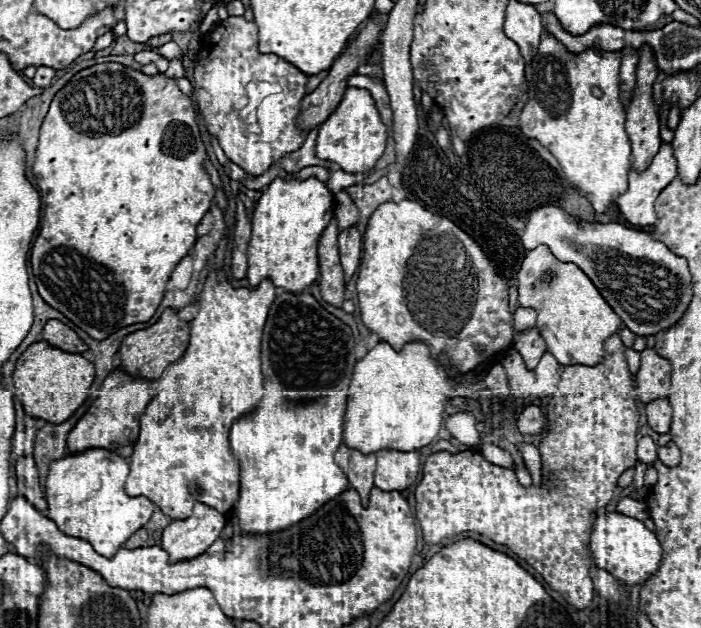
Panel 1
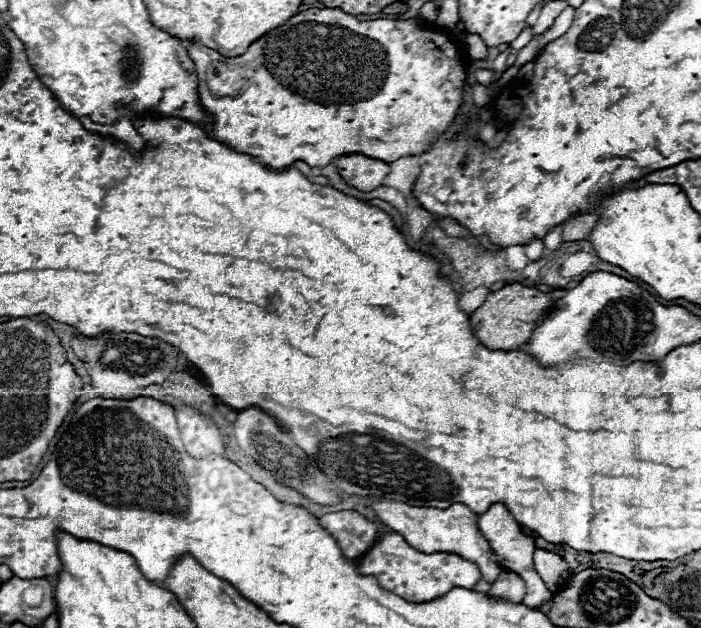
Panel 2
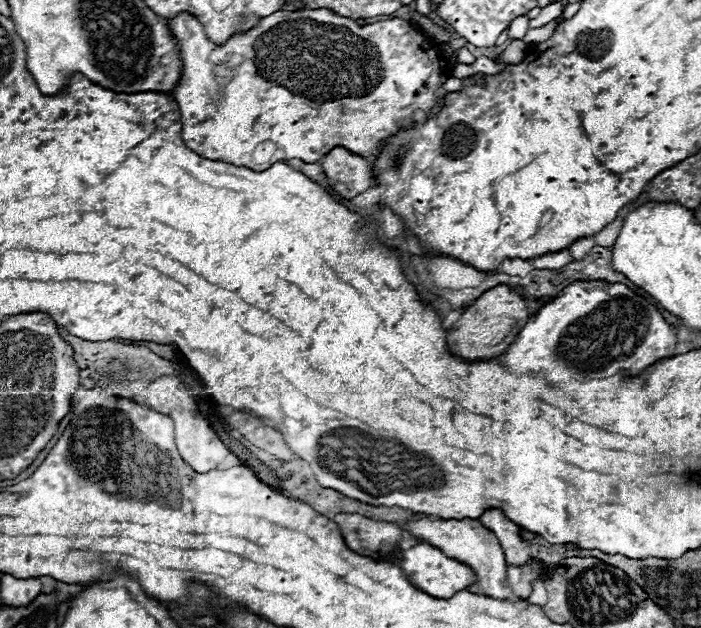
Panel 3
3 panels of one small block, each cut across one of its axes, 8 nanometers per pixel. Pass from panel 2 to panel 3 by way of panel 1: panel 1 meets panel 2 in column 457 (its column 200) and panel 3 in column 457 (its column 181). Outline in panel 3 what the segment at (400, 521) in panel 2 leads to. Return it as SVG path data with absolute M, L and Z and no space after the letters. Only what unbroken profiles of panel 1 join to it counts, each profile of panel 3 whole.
M420 518L420 520L410 520L406 524L406 530L412 532L414 536L422 538L424 542L428 542L434 548L440 548L446 556L470 566L476 574L476 582L482 590L484 596L488 598L496 598L496 600L516 600L508 578L506 578L506 560L504 560L504 552L496 540L496 536L484 528L478 520L430 520L430 518Z

